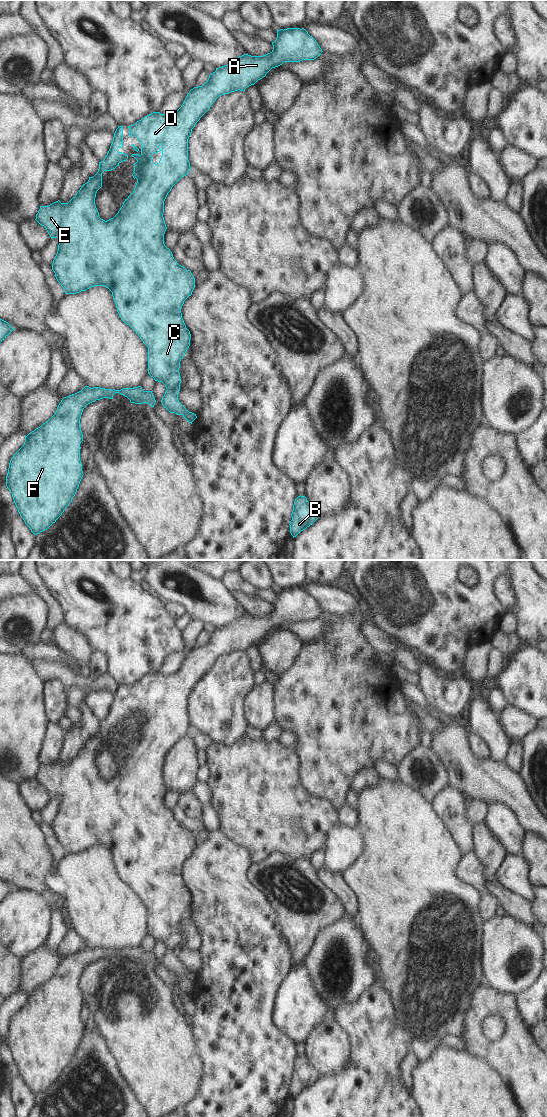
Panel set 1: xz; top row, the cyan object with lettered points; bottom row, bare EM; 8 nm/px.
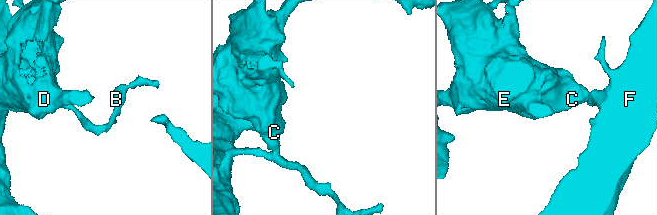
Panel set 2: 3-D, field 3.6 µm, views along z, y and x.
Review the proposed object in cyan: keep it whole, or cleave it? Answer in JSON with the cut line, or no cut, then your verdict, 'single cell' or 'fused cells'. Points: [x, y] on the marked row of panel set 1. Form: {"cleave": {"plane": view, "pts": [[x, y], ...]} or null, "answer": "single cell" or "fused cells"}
{"cleave": {"plane": "xz", "pts": [[179, 386], [167, 390]]}, "answer": "fused cells"}

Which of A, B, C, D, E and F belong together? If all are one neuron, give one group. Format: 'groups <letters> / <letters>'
groups A C D E / B F

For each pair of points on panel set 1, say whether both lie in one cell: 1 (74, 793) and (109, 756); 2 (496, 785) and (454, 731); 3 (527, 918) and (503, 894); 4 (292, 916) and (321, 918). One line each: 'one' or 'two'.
1: one
2: one
3: one
4: one

